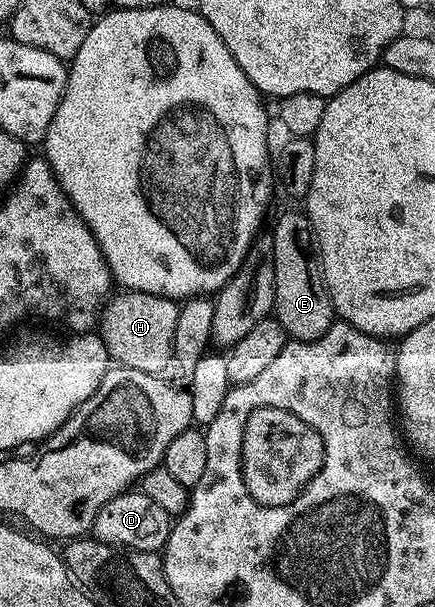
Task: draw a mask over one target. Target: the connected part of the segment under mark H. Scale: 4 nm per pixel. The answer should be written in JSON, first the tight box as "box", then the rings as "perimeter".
{"box":[99,291,181,380],"perimeter":[[[125,291],[122,294],[106,304],[99,325],[99,335],[110,358],[122,368],[143,371],[161,380],[174,380],[173,377],[181,371],[173,350],[180,309],[178,302],[174,298],[150,293]]]}

